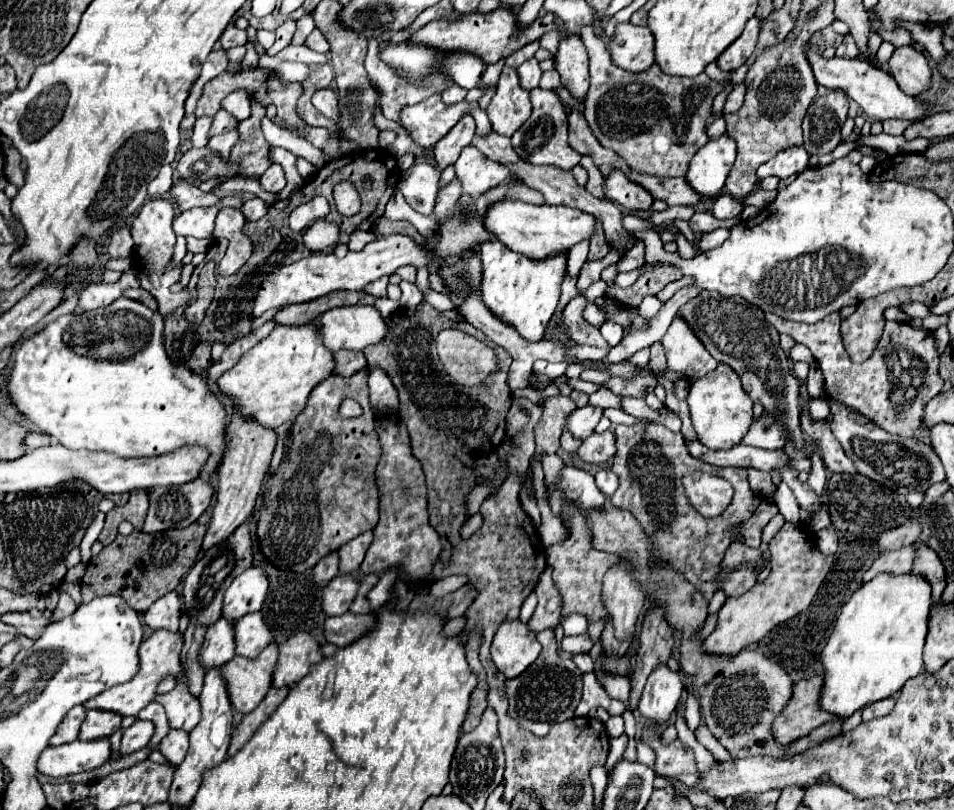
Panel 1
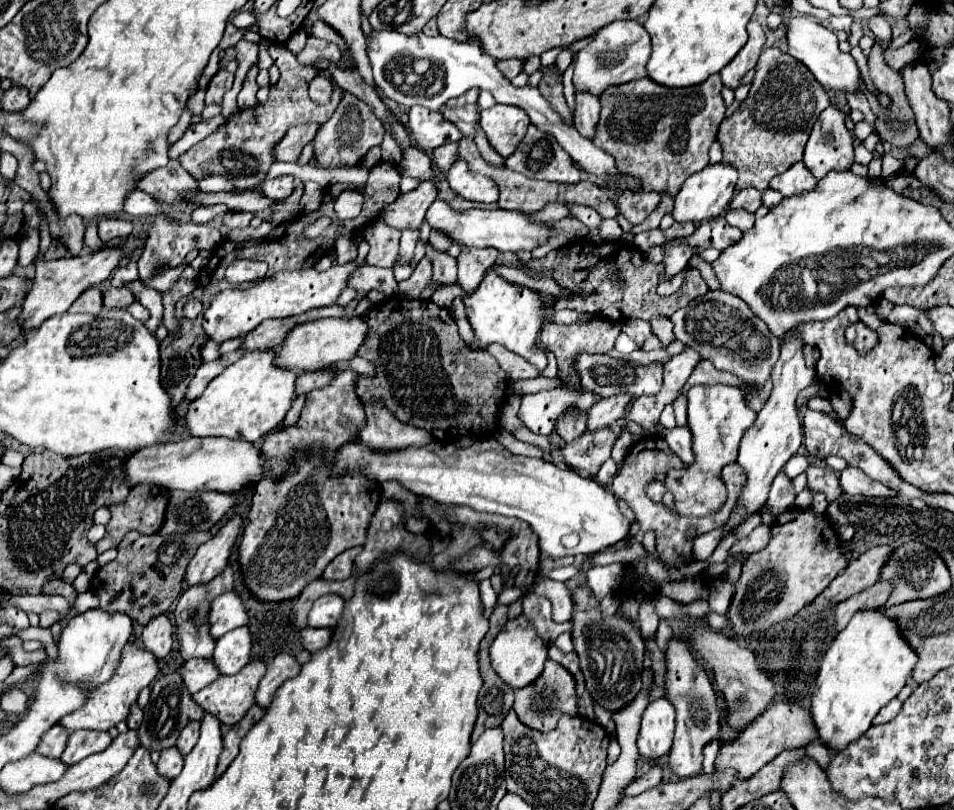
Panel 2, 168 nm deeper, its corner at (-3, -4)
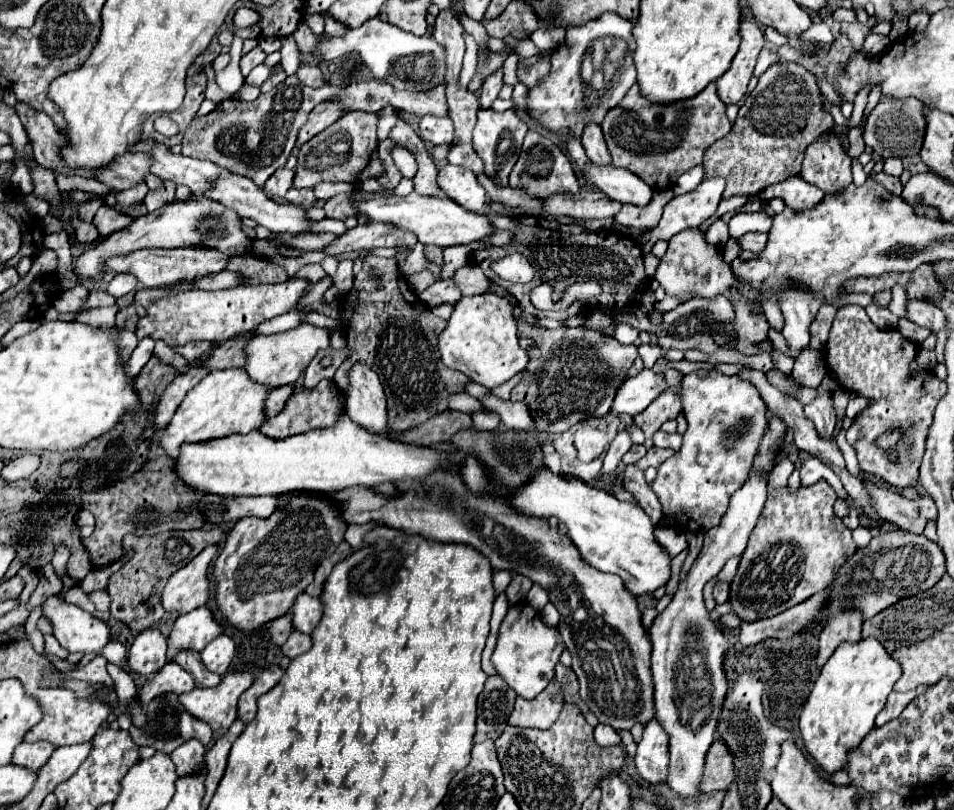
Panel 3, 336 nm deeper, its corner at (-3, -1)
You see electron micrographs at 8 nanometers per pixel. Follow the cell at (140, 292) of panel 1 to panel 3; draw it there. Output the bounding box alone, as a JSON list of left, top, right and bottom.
[83,289,115,309]

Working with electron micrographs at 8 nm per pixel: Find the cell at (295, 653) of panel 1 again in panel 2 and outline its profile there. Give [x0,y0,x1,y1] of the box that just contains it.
[257,654,301,708]

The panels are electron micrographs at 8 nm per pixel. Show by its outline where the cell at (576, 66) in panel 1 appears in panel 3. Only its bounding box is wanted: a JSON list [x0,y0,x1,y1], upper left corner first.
[581,121,611,165]

